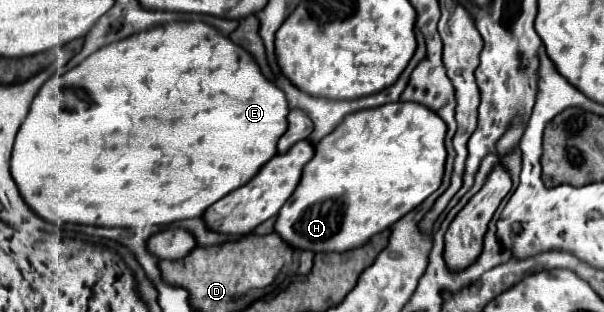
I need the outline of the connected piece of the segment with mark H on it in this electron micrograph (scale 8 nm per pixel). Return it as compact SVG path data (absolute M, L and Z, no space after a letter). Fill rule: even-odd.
M392 102L352 112L316 144L316 154L306 164L294 198L290 198L290 202L282 206L282 214L278 214L276 232L290 242L290 246L312 252L346 252L366 244L374 234L398 222L440 188L446 164L444 136L446 122L424 104Z

